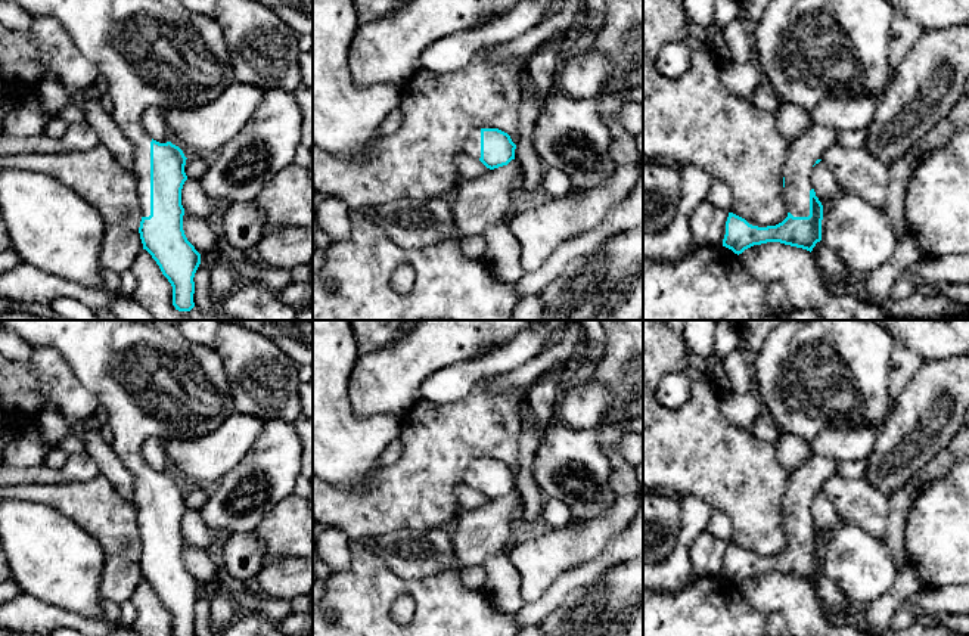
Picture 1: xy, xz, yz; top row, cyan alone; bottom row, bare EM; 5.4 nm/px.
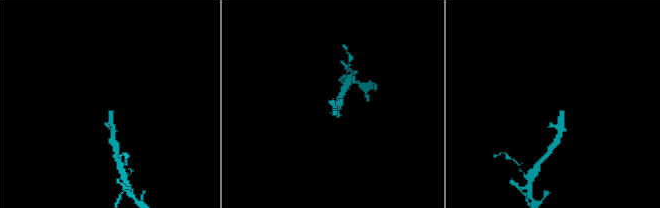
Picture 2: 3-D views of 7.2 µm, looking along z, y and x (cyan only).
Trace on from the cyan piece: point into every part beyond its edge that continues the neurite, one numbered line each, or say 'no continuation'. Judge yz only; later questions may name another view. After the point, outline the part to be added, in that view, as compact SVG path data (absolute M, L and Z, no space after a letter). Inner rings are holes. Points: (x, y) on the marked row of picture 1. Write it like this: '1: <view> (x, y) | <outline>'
1: yz (804, 151) | M814 122L799 137L789 142L789 153L783 167L783 199L793 217L810 215L813 165L823 158L832 143L833 131Z

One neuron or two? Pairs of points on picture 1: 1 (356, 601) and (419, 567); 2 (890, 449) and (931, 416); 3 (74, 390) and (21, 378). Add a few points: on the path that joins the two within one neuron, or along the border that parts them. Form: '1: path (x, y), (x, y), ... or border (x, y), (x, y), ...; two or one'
1: border (373, 554), (407, 580), (424, 580), (434, 576); two
2: path (900, 447), (921, 427); one
3: path (61, 388), (53, 382), (34, 382); one

